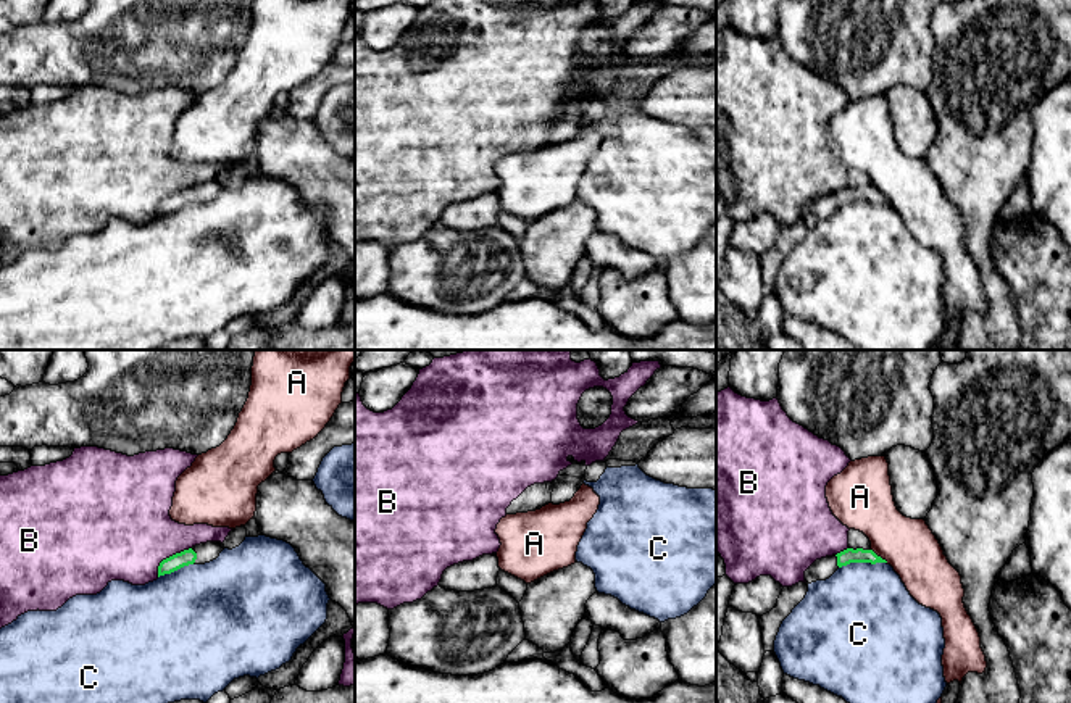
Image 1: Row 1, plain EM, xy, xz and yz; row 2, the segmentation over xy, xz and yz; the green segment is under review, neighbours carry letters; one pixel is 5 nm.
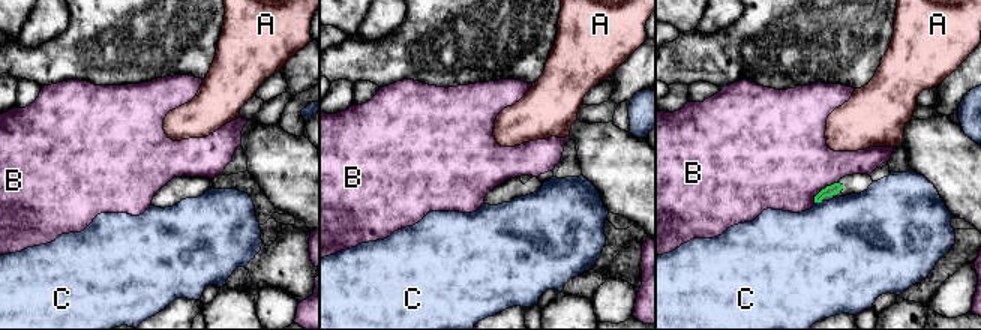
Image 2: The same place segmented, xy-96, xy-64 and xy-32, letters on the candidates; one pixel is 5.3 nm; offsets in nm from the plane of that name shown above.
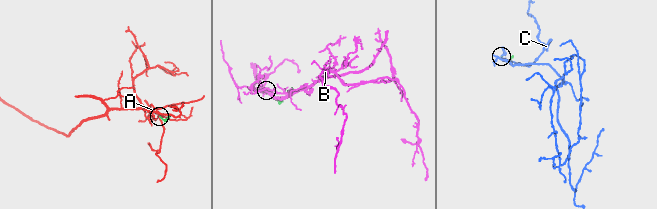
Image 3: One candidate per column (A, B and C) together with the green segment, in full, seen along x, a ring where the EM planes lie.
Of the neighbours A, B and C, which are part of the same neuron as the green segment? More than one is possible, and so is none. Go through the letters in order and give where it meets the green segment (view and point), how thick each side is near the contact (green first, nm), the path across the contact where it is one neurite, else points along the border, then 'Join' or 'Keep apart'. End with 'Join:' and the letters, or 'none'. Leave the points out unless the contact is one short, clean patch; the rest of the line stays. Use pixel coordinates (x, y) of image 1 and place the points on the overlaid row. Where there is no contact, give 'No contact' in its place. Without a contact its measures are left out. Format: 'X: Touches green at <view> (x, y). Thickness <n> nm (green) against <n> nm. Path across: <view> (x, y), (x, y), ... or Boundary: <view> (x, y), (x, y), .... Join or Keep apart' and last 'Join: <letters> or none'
A: Touches green at yz (879, 557). Thickness 70 nm (green) against 280 nm. Keep apart
B: Touches green at xy (170, 557). Thickness 80 nm (green) against 460 nm. Keep apart
C: Touches green at yz (862, 561). Thickness 70 nm (green) against 480 nm. Keep apart
Join: none

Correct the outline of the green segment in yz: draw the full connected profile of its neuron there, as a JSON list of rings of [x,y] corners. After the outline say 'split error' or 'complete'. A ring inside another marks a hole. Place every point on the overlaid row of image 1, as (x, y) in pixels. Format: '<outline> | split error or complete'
[[[847,548],[837,555],[826,556],[821,559],[816,559],[806,571],[805,571],[805,580],[808,584],[816,580],[826,580],[829,579],[839,568],[847,566],[850,563],[887,563],[881,556],[877,556],[873,550],[863,550],[863,548]]] | split error

